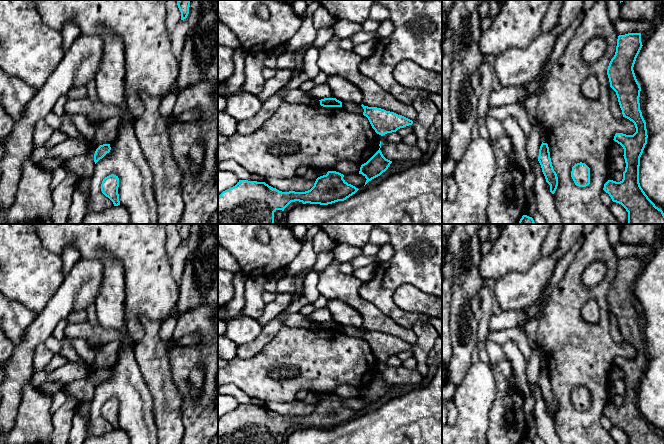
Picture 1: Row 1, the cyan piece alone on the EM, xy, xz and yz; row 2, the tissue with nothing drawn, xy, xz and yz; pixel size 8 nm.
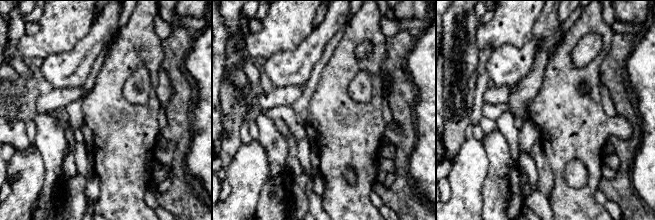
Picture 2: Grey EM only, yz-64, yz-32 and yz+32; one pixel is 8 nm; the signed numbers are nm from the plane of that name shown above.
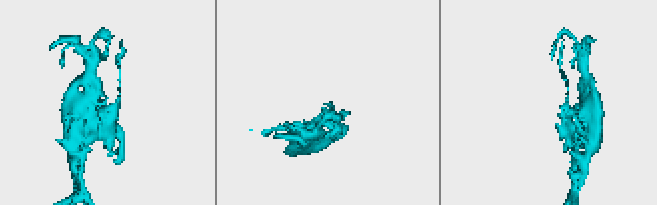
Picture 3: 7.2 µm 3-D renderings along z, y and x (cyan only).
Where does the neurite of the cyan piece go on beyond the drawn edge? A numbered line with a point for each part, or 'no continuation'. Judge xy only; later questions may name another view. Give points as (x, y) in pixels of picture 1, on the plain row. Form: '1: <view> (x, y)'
no continuation

